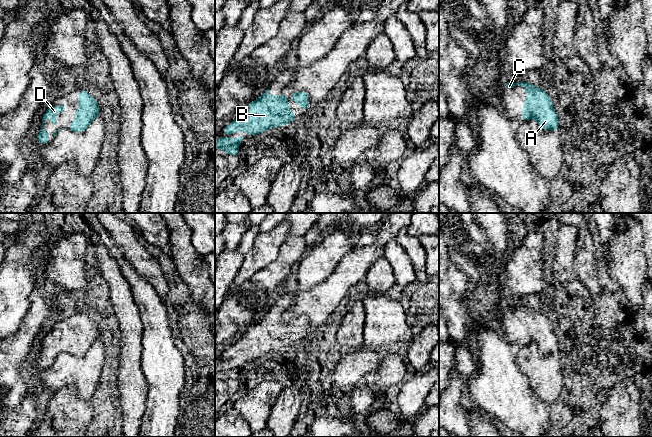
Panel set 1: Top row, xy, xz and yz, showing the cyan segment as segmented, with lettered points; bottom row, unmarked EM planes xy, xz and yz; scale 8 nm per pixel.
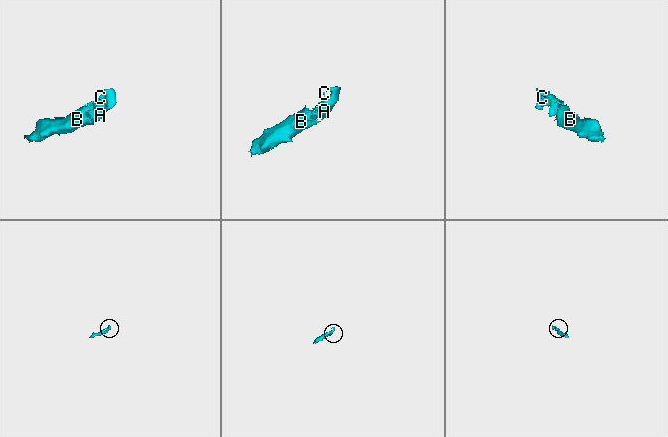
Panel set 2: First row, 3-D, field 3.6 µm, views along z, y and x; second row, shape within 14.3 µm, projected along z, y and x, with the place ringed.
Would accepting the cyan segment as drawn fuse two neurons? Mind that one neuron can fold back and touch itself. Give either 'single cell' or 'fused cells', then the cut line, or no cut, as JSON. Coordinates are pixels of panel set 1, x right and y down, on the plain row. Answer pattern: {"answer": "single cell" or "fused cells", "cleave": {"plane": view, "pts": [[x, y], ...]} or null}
{"answer": "single cell", "cleave": null}

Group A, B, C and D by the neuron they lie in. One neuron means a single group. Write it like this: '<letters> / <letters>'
A B C D

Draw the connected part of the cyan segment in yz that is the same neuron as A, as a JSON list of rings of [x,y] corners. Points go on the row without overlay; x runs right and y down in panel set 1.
[[[507,306],[506,309],[508,313],[517,309],[526,311],[526,326],[522,332],[522,346],[535,342],[543,354],[557,355],[559,353],[559,343],[551,322],[546,316],[529,306]]]

